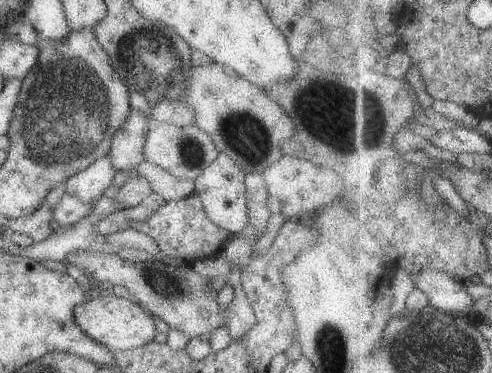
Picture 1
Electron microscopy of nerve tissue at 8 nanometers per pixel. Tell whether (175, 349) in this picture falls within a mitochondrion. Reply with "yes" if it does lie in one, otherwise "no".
no

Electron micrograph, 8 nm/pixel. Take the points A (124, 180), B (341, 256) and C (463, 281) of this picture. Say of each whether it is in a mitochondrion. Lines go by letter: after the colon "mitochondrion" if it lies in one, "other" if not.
A: other
B: other
C: other

